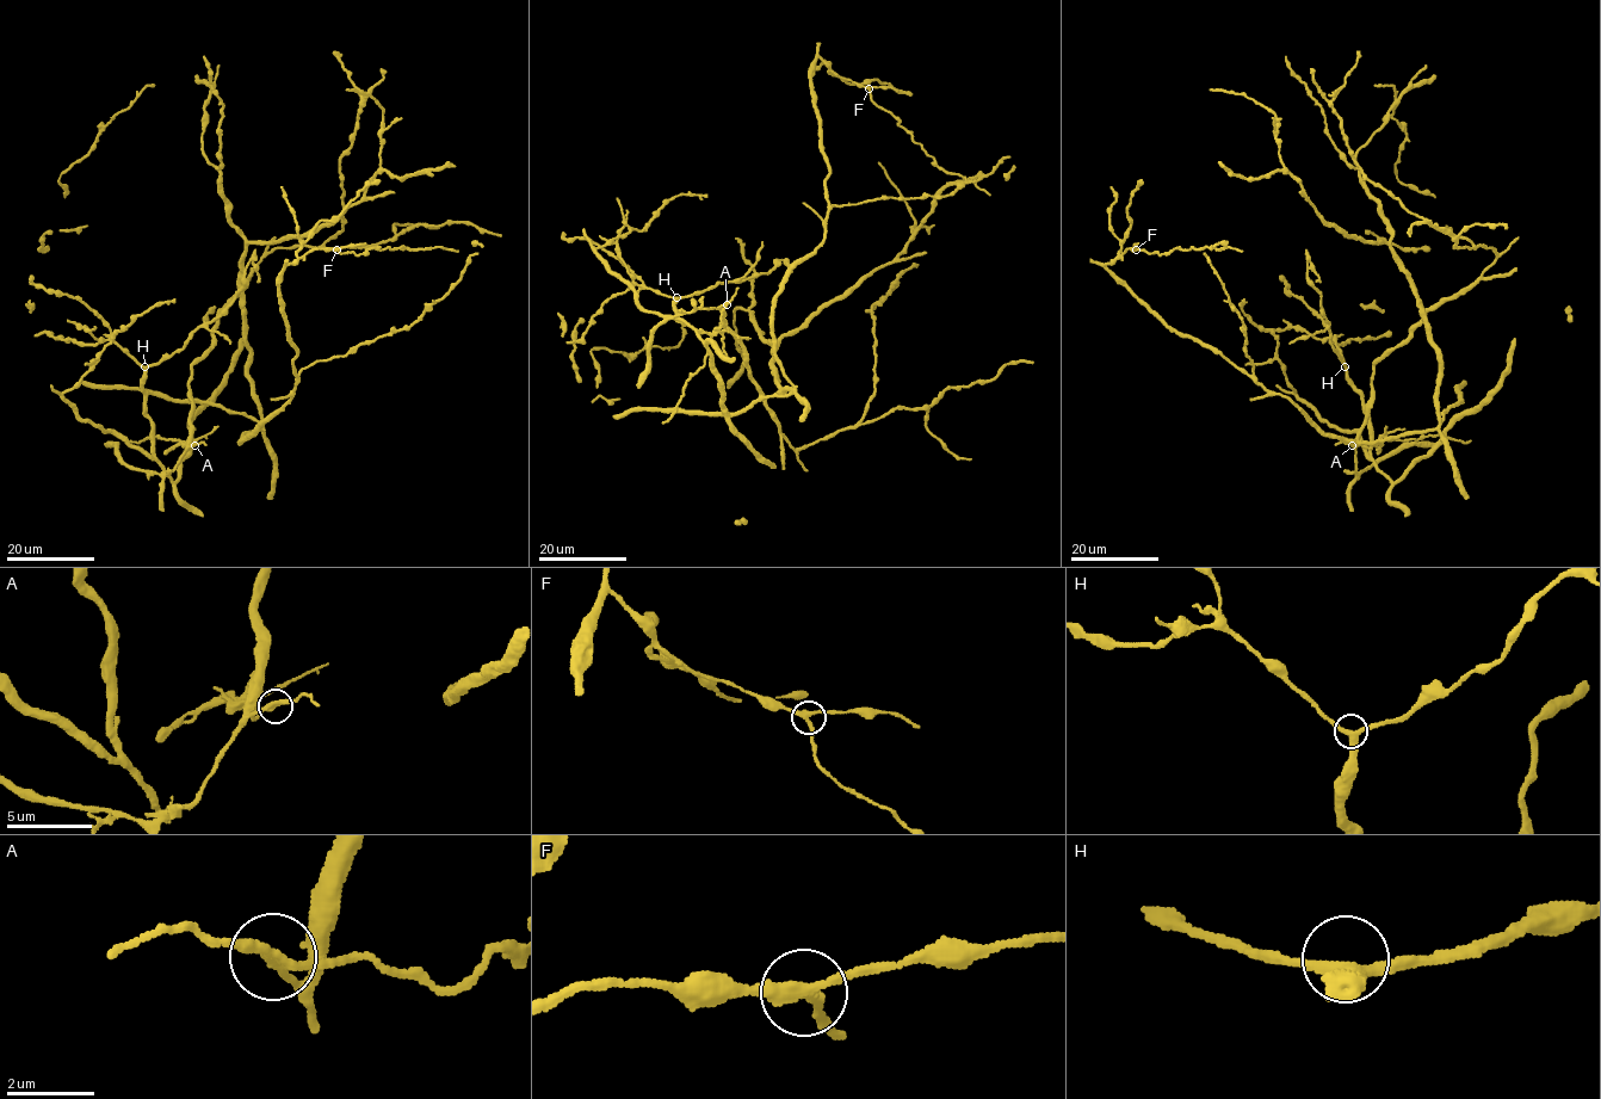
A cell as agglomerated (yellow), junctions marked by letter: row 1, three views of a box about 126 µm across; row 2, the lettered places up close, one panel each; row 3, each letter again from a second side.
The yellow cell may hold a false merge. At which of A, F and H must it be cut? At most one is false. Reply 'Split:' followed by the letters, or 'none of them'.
Split: A

